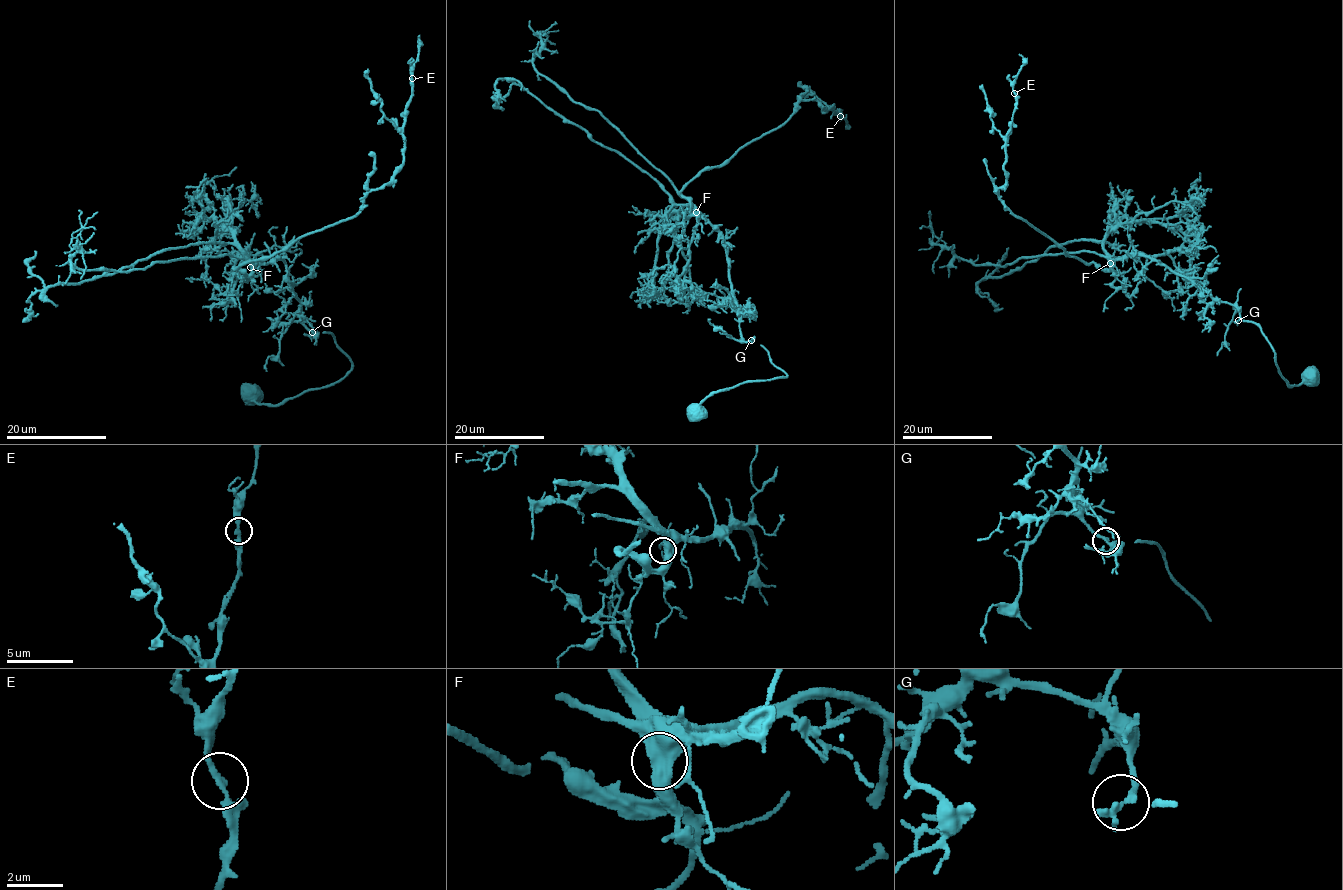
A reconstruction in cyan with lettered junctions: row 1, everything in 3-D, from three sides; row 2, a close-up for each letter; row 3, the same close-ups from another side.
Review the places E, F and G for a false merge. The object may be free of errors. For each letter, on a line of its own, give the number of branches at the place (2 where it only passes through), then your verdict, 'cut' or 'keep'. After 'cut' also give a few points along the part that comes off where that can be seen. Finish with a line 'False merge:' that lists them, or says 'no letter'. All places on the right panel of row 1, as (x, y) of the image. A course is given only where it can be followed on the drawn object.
E: branches 2; keep
F: branches 2; keep
G: branches 1; keep
False merge: no letter

